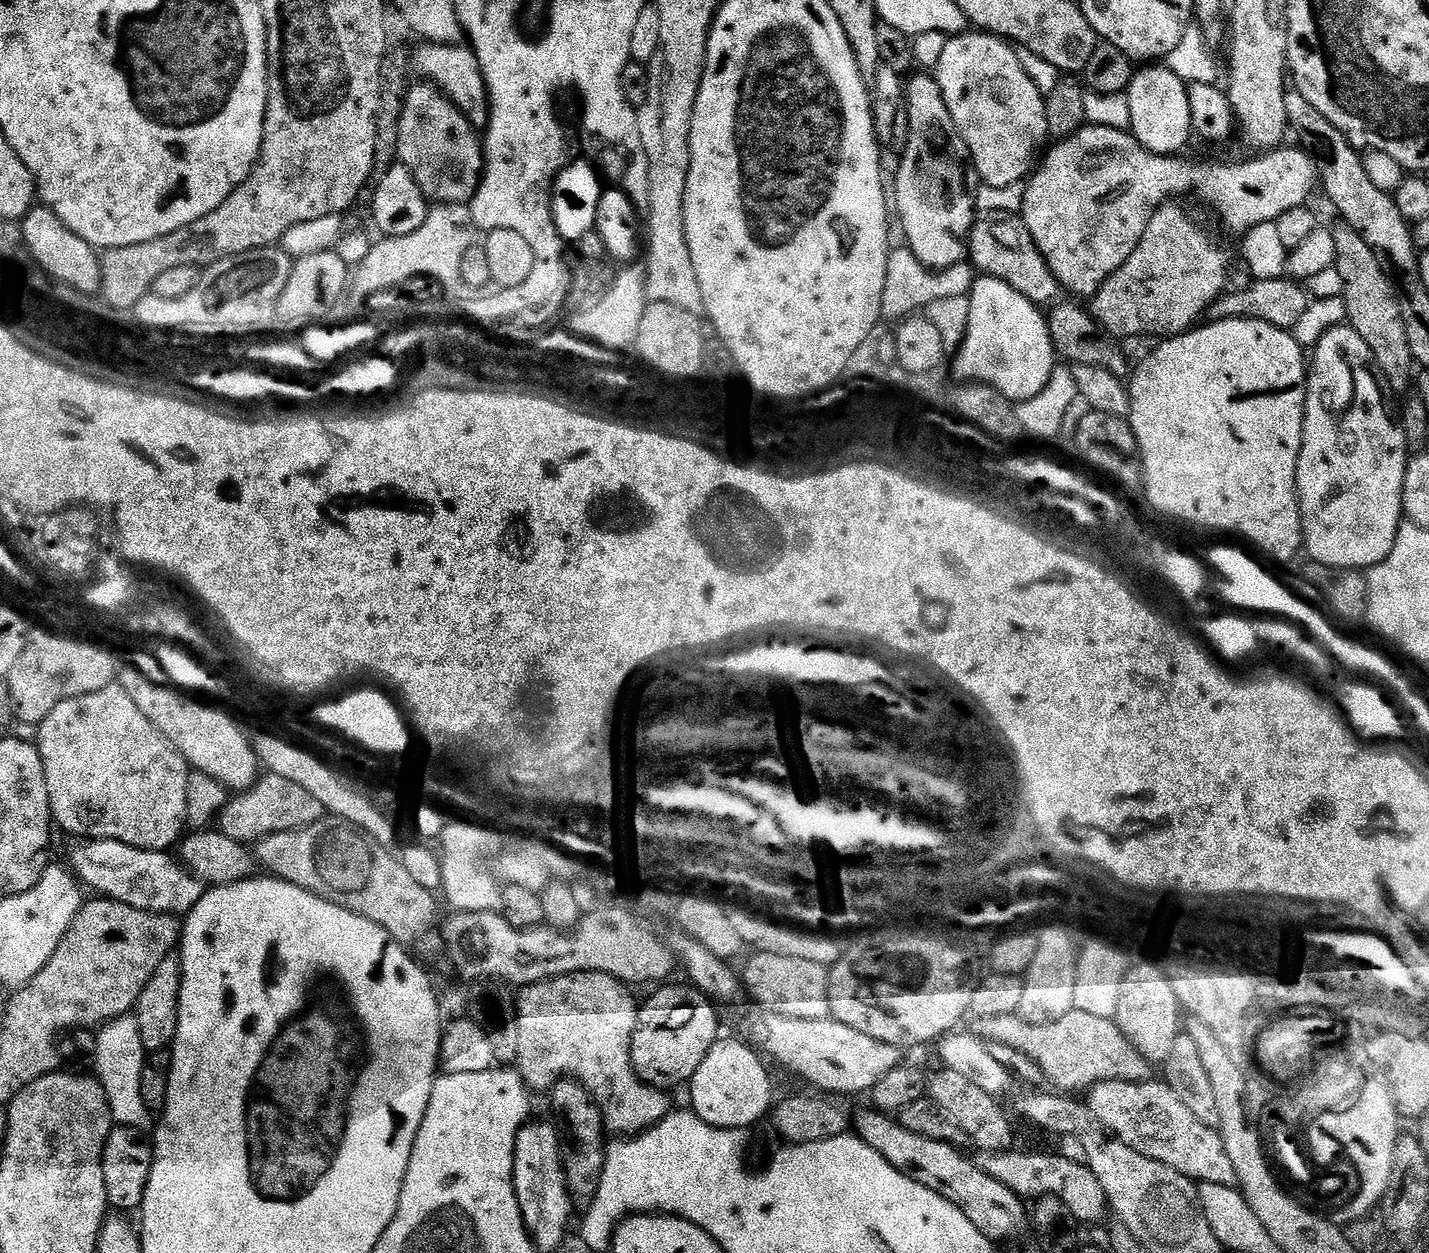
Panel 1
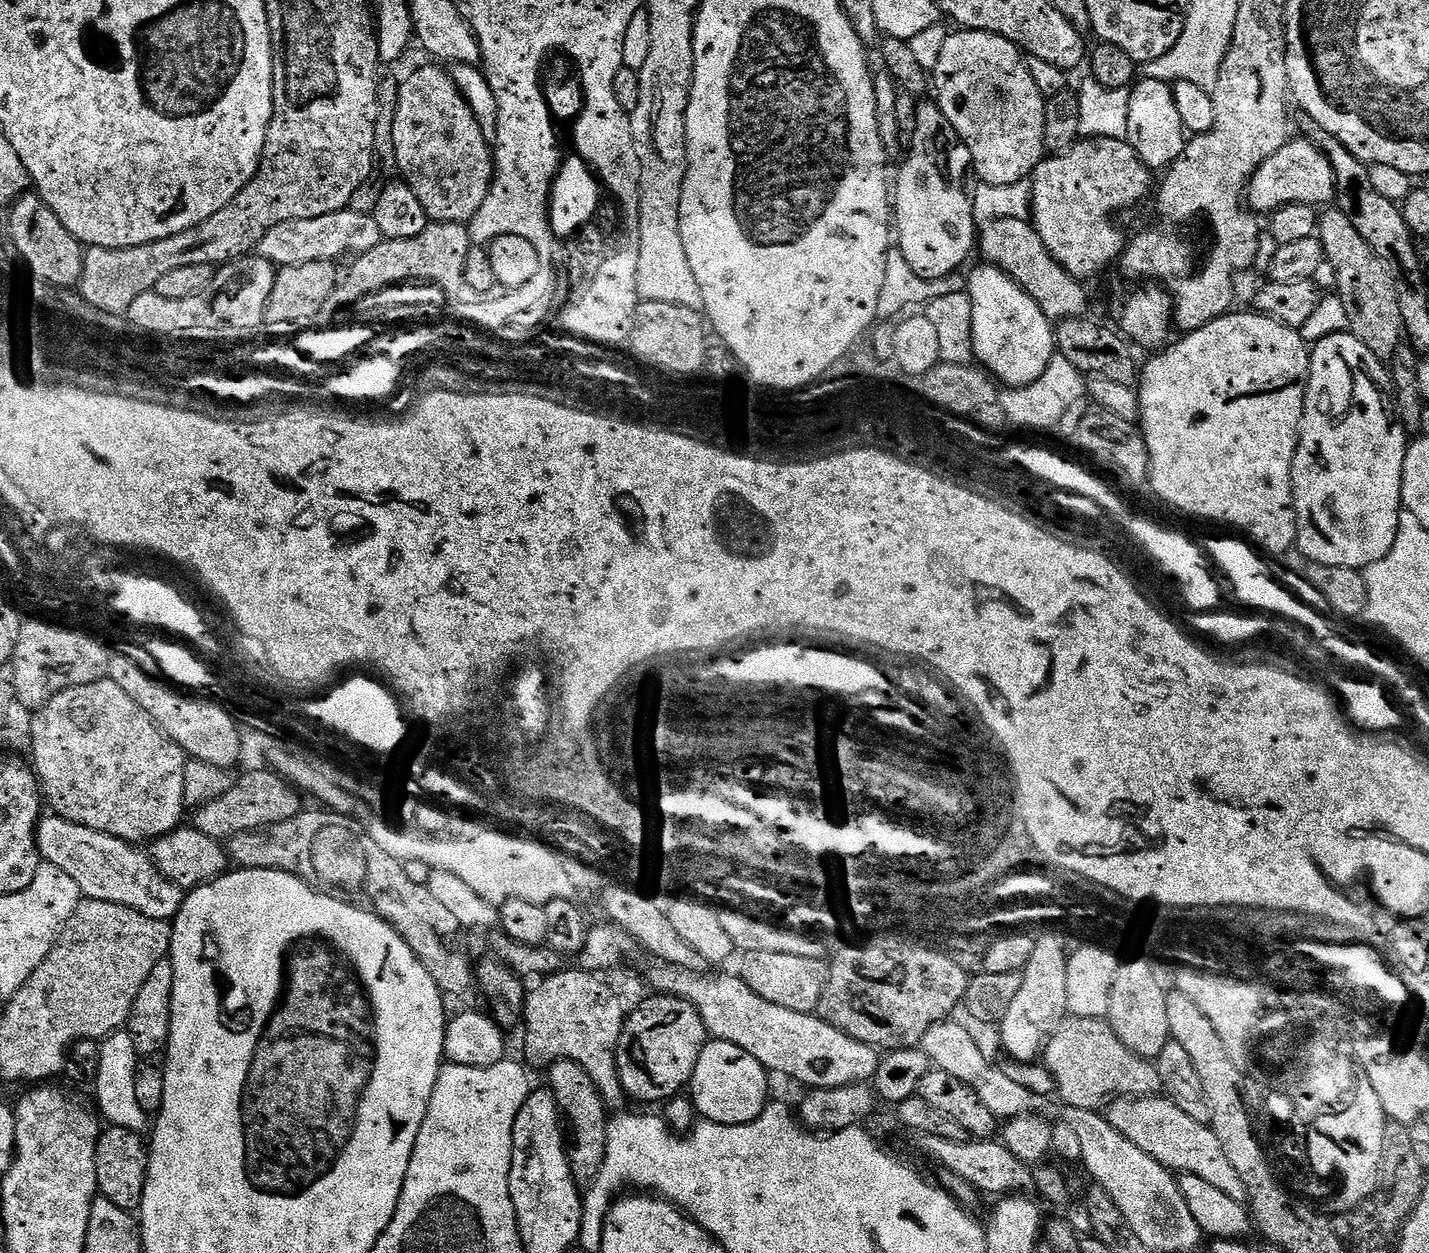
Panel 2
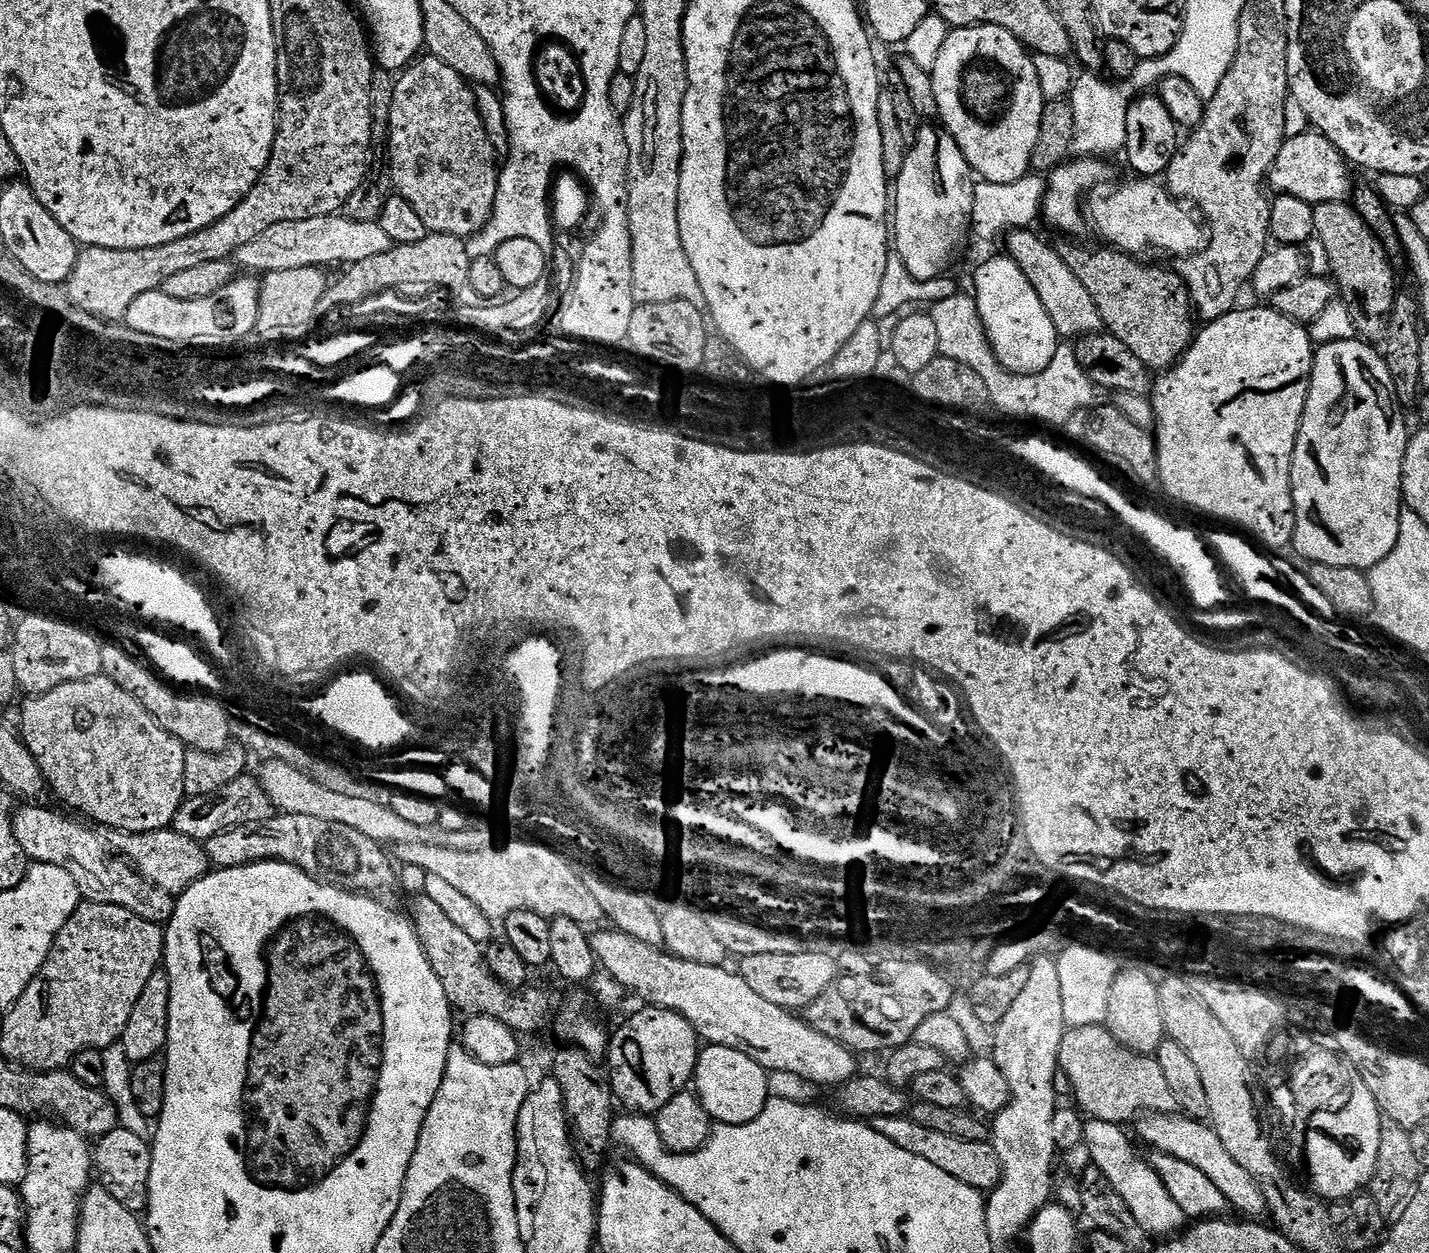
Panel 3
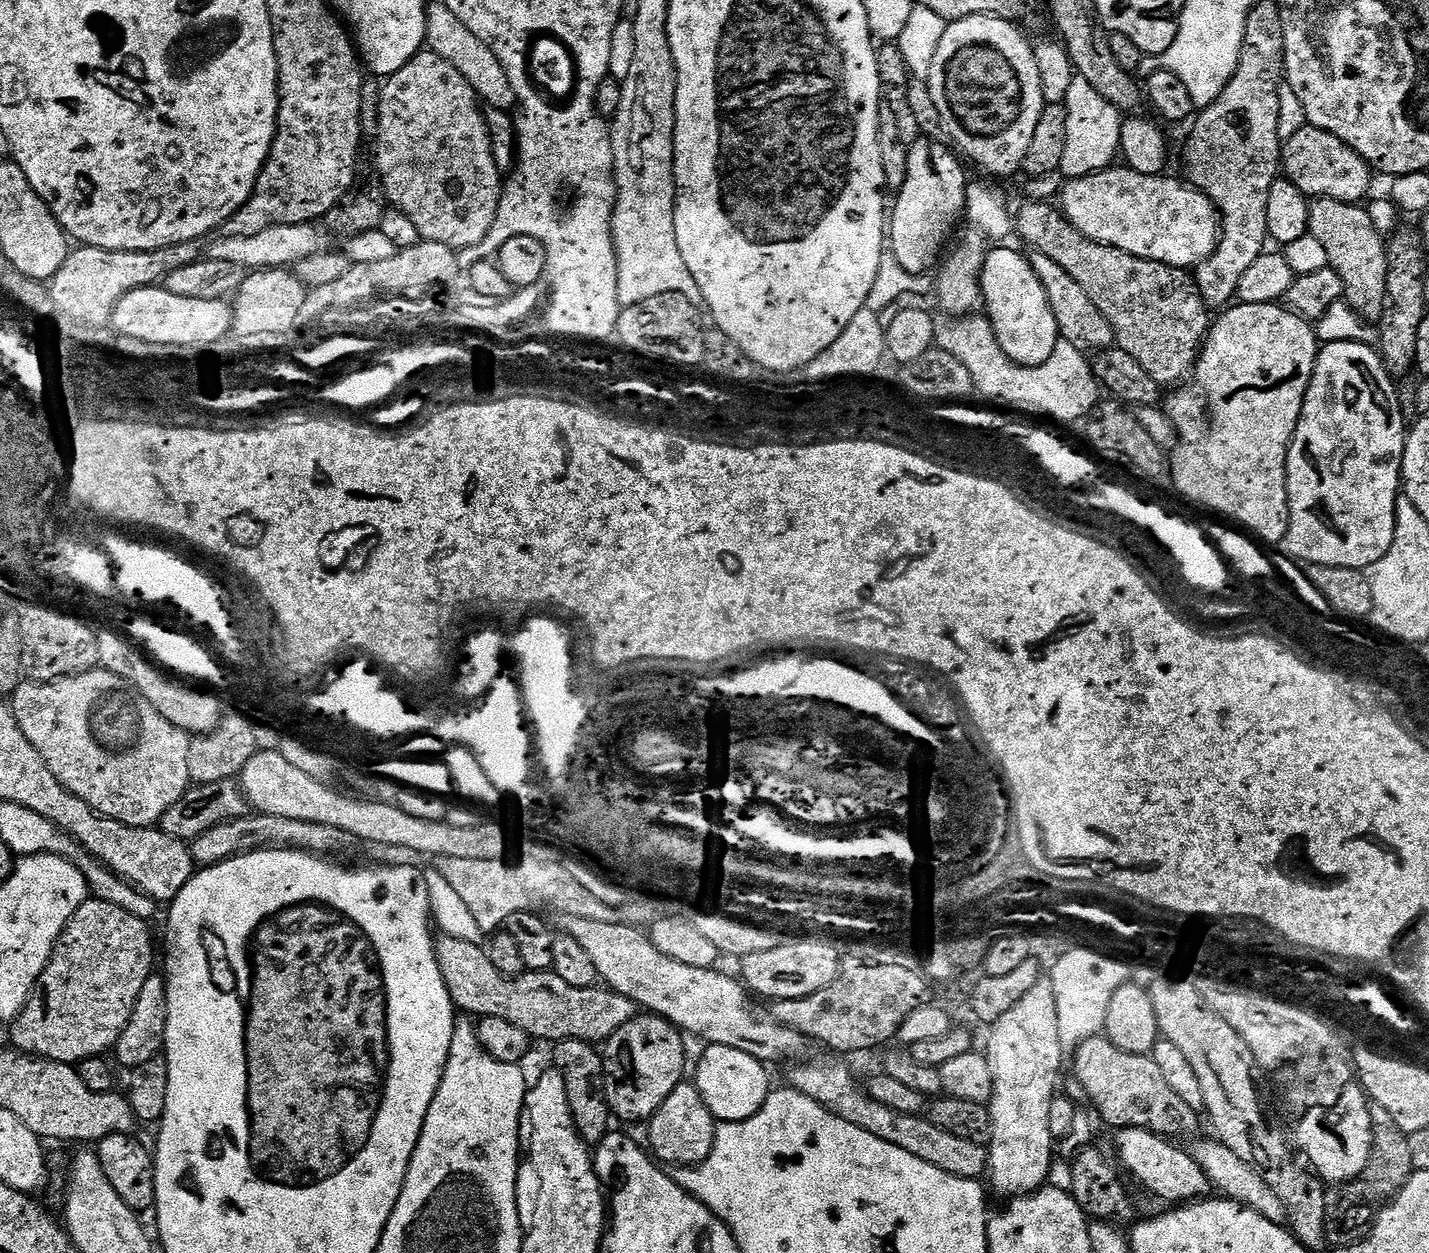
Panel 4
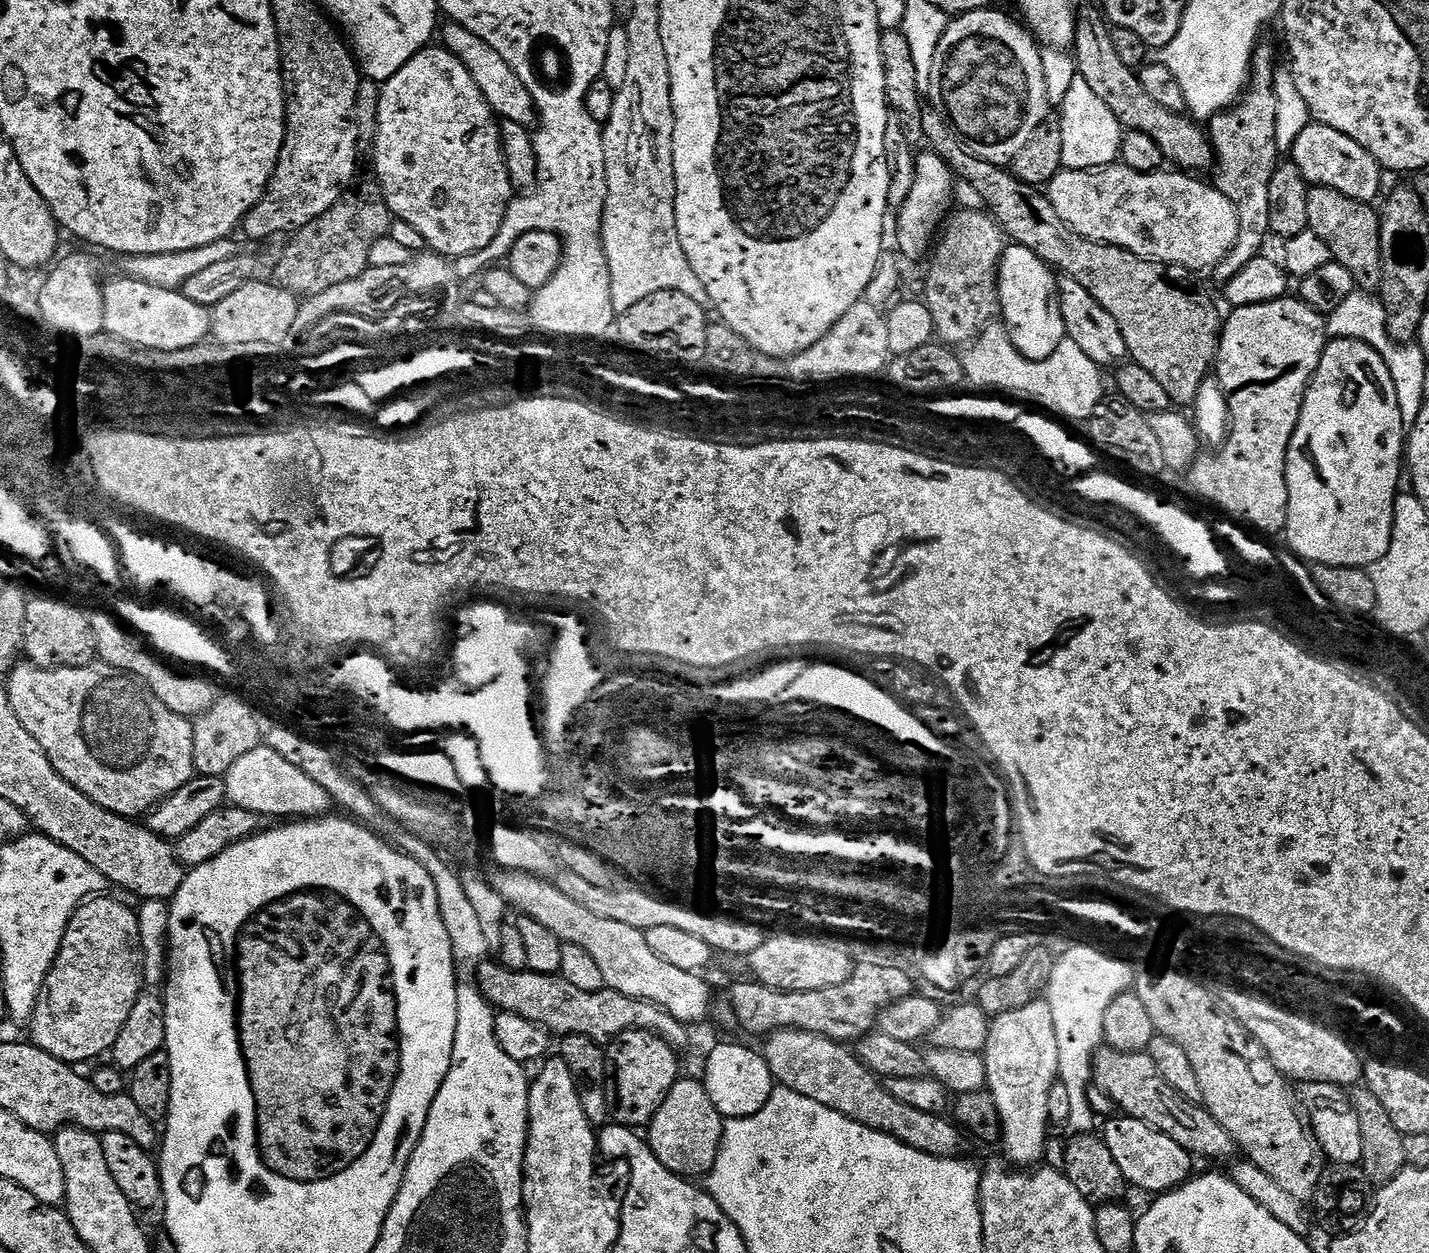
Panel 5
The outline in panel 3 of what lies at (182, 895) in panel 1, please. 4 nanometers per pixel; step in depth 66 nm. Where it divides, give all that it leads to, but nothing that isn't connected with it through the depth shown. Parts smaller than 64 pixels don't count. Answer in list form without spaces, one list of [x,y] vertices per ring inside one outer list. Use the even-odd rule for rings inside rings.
[[[24,808],[13,815],[14,838],[18,838],[18,846],[22,846],[29,861],[66,870],[87,903],[122,906],[122,910],[130,910],[130,914],[138,914],[138,918],[146,918],[146,922],[167,925],[176,909],[173,896],[145,880],[127,860],[112,860],[112,852],[104,845],[102,837],[91,832],[94,831],[91,827],[83,828],[79,819],[60,812],[51,812],[48,808]]]

